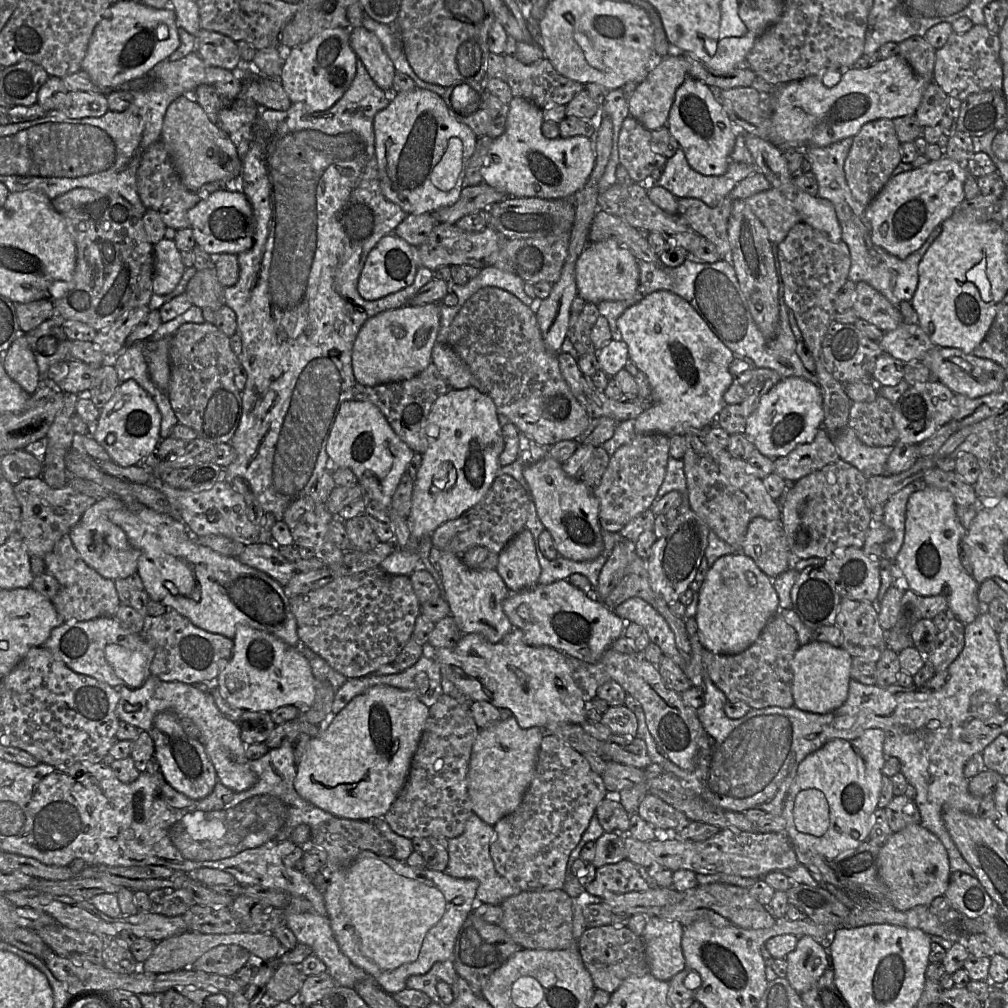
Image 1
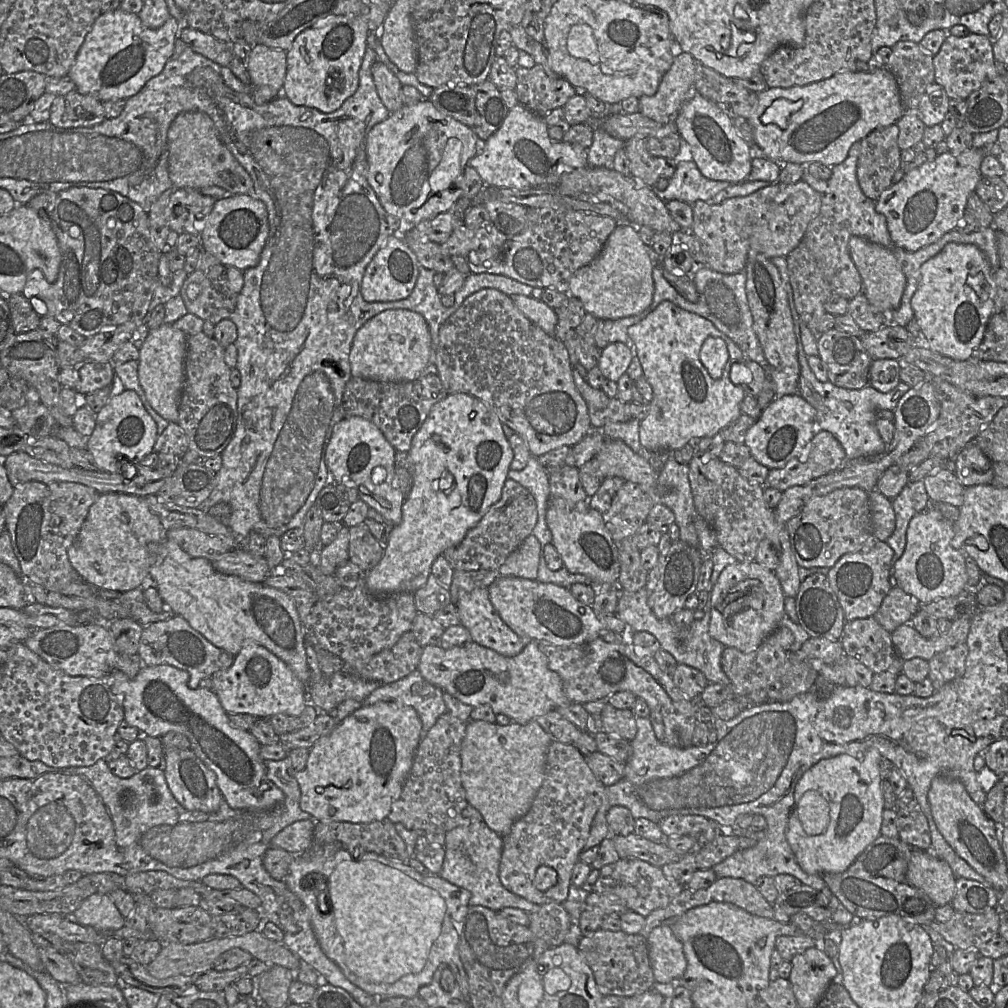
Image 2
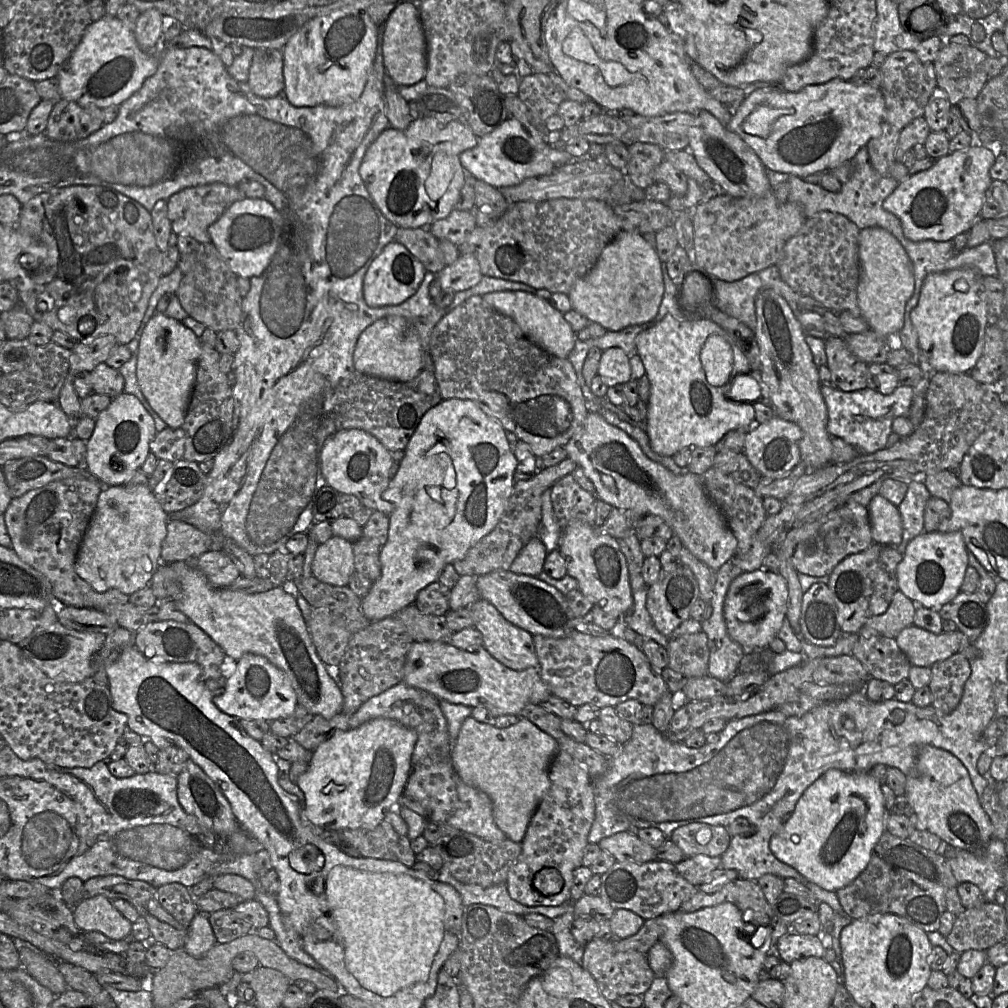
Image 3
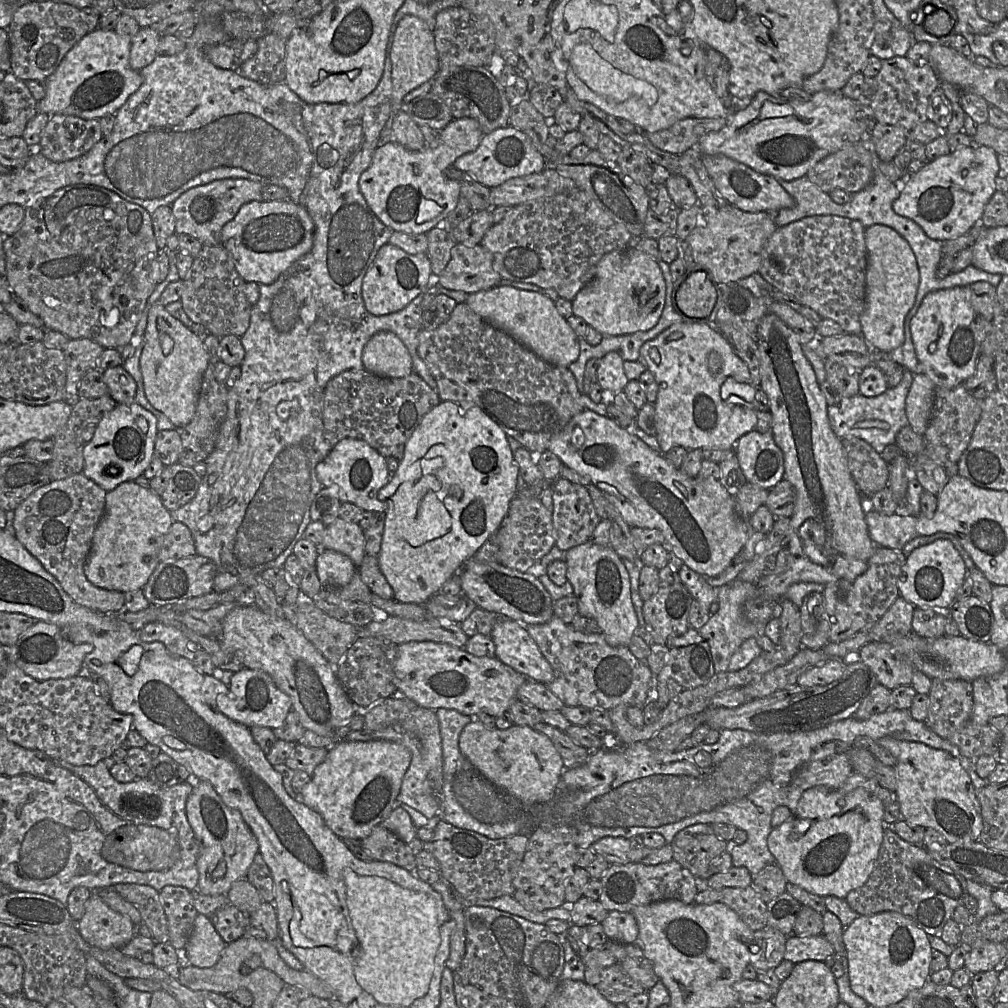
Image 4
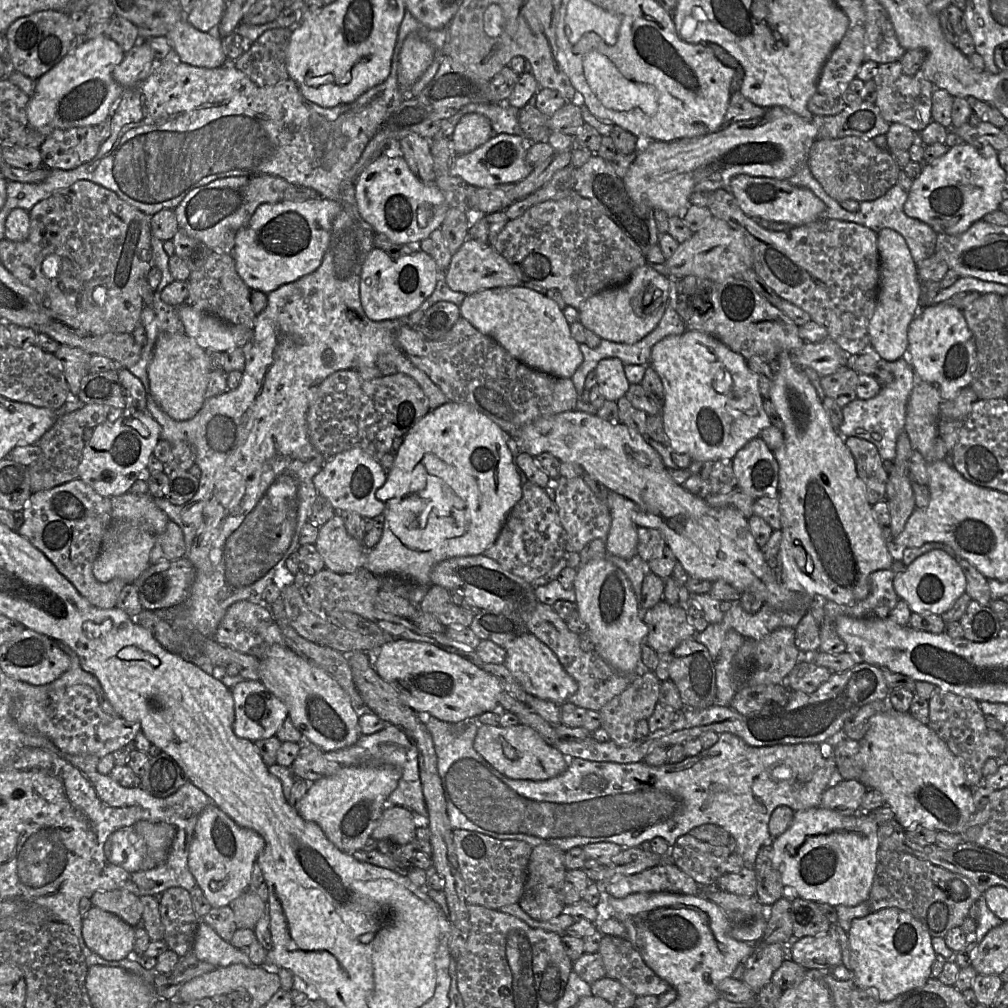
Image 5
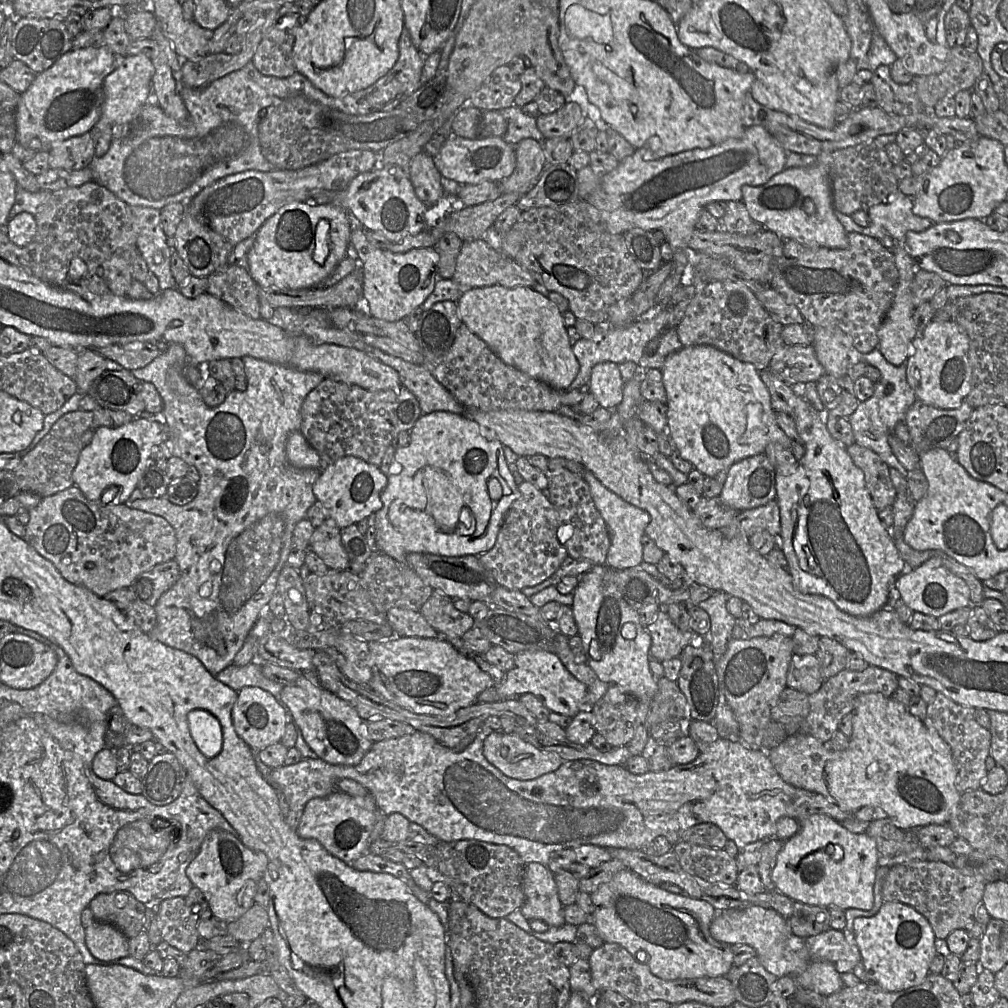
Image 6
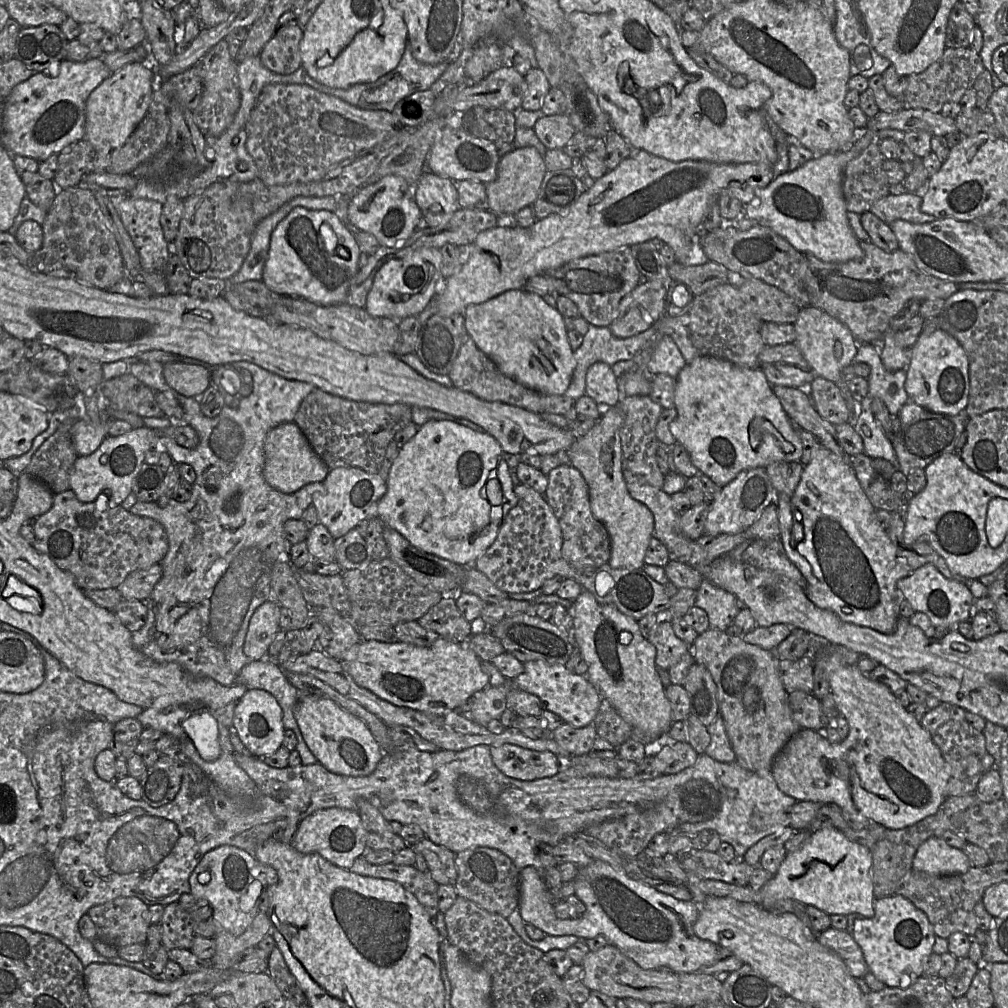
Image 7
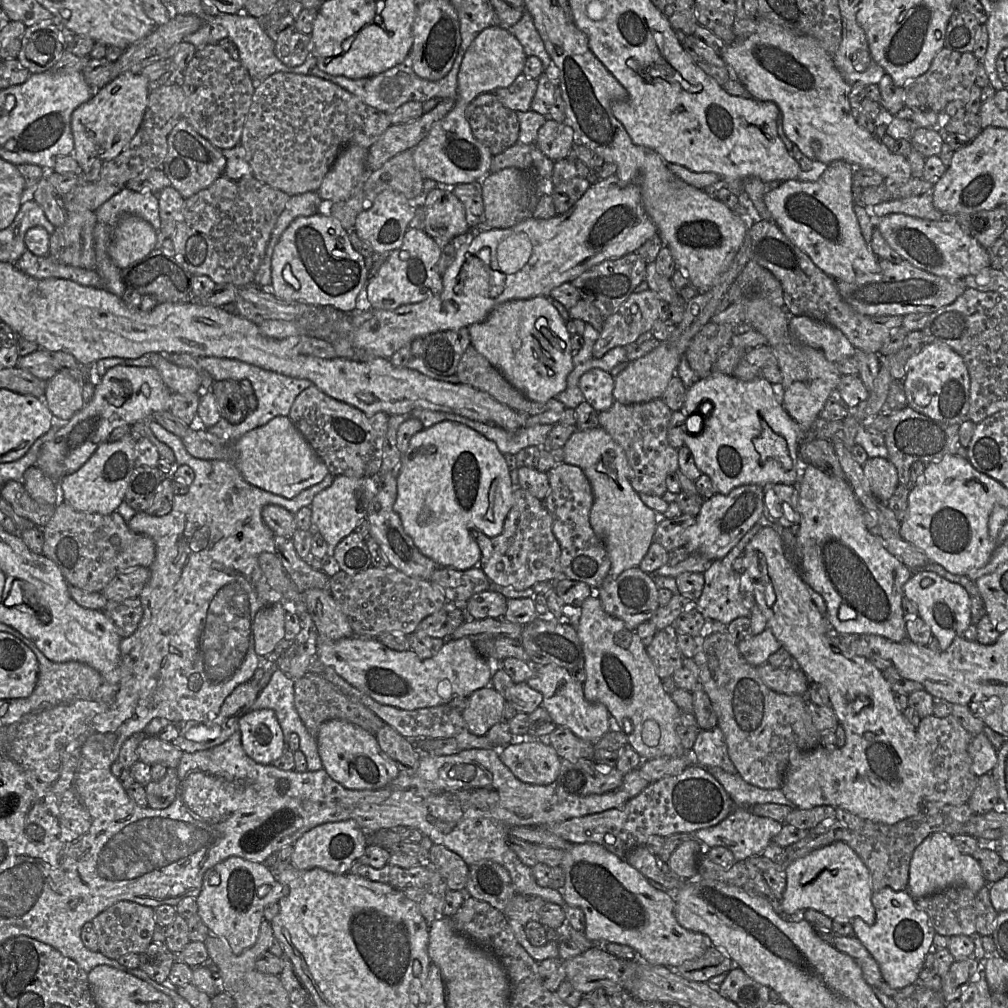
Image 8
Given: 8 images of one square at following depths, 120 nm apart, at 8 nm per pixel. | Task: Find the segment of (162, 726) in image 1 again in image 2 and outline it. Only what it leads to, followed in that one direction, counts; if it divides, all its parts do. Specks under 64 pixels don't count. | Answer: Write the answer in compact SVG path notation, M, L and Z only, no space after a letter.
M189 748L164 750L163 770L169 790L177 802L190 811L217 812L224 801L216 775Z

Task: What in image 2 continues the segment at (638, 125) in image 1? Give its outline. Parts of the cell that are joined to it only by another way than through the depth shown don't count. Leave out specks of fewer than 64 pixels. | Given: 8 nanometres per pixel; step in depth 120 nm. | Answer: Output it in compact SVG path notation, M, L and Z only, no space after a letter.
M633 137L625 141L624 149L630 163L630 175L649 187L660 178L670 179L675 173L674 159L649 154L647 138Z

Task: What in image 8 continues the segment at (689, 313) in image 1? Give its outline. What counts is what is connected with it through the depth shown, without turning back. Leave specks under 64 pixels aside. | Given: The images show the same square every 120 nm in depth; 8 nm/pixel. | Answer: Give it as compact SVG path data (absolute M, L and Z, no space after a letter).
M725 374L699 378L687 389L683 407L679 411L689 417L693 414L705 416L703 431L697 435L684 432L683 441L692 452L697 468L709 476L717 492L724 495L747 484L764 486L768 483L797 483L798 468L801 467L804 474L808 466L799 456L802 442L808 438L830 440L844 427L843 420L828 421L819 417L808 431L803 430L776 399L772 384L768 380L756 378L745 381Z

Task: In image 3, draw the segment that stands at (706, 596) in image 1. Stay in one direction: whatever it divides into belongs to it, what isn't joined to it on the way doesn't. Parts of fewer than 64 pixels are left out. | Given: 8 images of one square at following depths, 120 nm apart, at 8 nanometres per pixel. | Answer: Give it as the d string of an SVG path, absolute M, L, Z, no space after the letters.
M759 569L737 576L730 584L724 603L724 617L731 638L747 650L767 649L787 613L788 585L779 573Z

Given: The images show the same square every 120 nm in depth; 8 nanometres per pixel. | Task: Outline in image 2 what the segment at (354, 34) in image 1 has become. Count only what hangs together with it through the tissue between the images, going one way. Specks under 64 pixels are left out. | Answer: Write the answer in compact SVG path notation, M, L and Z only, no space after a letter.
M380 61L373 63L373 81L377 93L390 113L400 110L404 106L402 98L402 84L398 78Z

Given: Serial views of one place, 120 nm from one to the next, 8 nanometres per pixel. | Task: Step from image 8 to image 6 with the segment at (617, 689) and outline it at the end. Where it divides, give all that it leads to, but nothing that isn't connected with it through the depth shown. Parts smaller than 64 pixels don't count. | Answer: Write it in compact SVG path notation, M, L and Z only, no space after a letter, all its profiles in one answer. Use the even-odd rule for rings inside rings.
M596 572L584 573L579 577L573 592L572 611L587 656L587 664L598 678L620 687L637 699L652 701L658 684L649 667L651 636L641 625L638 611L623 599L616 586L604 583ZM627 622L636 626L636 636L632 640L623 638L621 634L622 627Z

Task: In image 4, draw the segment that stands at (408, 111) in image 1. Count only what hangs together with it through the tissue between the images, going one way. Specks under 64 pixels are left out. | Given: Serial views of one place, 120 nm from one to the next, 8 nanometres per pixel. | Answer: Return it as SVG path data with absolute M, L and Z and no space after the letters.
M472 118L453 119L439 131L438 146L426 146L419 151L410 151L393 139L382 141L376 148L368 168L361 174L359 189L367 205L377 218L395 232L426 234L431 229L443 226L445 219L454 210L460 199L460 185L447 179L444 171L462 155L473 152L479 146L484 133L479 123Z

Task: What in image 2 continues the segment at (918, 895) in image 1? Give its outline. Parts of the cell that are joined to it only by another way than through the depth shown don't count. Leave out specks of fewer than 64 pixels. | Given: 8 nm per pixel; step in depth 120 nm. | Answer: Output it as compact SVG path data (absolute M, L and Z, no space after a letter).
M913 849L906 879L923 891L936 907L950 904L954 897L957 878L950 866L932 852Z

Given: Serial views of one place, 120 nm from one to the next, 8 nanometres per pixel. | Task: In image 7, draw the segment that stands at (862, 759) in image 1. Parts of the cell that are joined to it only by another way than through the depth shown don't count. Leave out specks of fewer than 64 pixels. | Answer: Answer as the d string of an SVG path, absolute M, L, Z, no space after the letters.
M823 827L811 833L800 849L788 852L775 875L759 891L718 880L695 880L694 885L703 894L730 897L741 902L755 903L773 911L774 903L793 899L830 915L857 913L865 918L874 916L872 882L872 853L862 844L848 839L835 827Z

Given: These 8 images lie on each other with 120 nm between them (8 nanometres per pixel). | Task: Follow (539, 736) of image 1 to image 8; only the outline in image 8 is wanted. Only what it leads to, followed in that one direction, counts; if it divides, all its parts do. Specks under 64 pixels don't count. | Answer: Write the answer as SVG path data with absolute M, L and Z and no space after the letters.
M525 740L498 750L501 762L524 783L548 785L560 773L562 759L545 740Z

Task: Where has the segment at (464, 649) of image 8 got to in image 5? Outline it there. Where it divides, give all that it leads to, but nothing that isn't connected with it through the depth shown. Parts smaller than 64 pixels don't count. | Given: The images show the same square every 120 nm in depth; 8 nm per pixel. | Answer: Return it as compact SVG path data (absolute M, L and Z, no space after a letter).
M394 639L382 645L378 650L366 653L370 664L379 676L390 684L401 700L415 712L426 712L439 720L457 723L477 717L484 712L494 712L500 715L506 711L498 705L498 696L502 692L498 679L457 654L447 652L427 642L404 639Z

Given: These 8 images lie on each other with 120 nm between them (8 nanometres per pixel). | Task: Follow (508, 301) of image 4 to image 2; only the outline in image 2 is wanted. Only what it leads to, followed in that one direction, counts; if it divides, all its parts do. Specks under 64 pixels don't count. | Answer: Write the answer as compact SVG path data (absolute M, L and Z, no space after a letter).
M514 294L510 295L510 297L515 306L527 319L539 326L550 336L554 336L557 326L557 315L554 309L532 296Z

